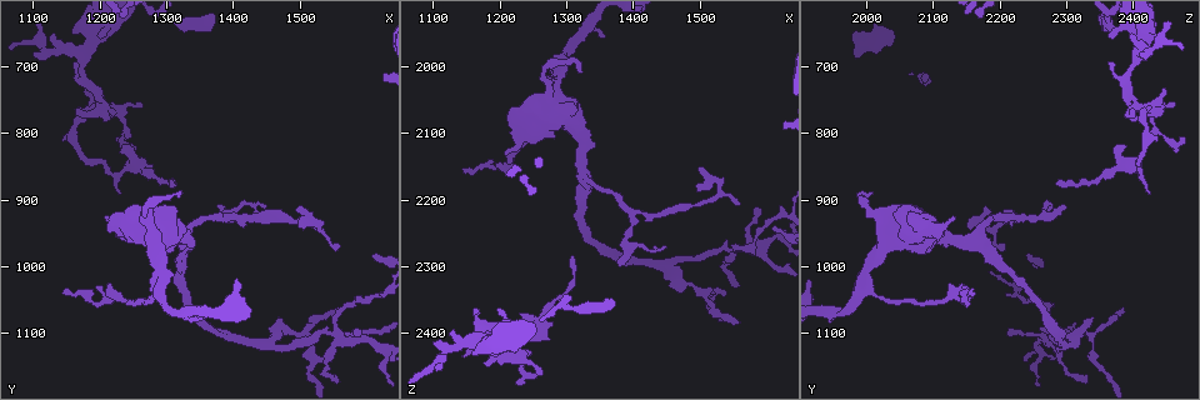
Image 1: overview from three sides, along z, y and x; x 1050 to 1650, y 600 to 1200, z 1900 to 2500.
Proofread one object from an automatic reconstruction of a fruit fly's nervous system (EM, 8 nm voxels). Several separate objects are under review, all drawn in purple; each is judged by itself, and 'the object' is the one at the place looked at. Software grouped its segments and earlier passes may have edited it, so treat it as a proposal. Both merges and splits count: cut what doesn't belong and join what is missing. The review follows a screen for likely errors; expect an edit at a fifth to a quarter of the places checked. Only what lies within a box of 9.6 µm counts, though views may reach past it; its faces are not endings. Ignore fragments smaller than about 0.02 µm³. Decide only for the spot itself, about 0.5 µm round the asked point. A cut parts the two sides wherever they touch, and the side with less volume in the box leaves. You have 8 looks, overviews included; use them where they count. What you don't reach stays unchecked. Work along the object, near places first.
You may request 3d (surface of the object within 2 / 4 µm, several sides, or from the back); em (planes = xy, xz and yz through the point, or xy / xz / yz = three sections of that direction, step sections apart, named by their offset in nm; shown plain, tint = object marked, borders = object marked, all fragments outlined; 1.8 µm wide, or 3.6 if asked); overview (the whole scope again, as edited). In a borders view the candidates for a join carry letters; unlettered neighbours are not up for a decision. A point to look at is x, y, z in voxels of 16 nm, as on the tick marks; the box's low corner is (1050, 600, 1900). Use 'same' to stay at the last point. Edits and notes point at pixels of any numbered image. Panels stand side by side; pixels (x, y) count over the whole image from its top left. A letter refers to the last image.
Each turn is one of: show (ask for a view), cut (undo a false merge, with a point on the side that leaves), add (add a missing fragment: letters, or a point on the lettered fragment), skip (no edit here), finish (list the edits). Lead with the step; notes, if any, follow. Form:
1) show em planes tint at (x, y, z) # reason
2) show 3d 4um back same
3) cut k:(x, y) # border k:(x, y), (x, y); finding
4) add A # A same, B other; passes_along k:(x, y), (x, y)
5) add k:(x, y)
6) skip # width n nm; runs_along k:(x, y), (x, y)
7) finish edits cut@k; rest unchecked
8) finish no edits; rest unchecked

show em 3.6um planes tint at (1545, 1095, 2275) # abrupt turn

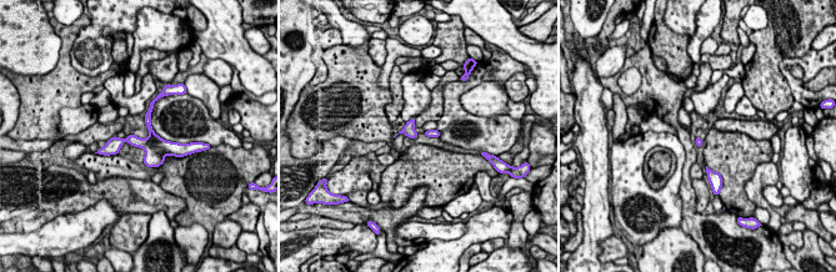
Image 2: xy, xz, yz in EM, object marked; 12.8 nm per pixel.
show em 3.6um planes borders same # see the neighbours

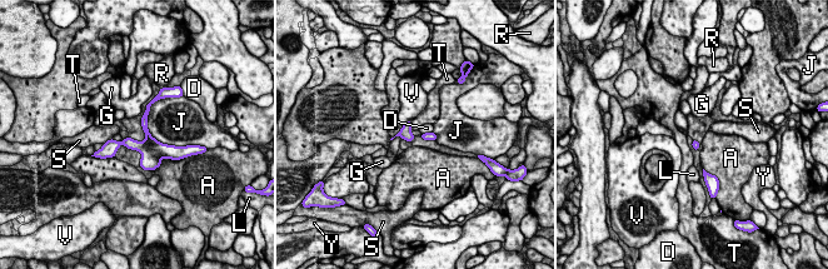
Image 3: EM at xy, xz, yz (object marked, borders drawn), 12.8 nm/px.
skip # A other, D other, G other, J other, L other, R other, S other, T other, V other, Y other; runs_along 3:(169, 150), (119, 143), (103, 153); one cell here

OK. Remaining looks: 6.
show em 3.6um planes tint at (1255, 820, 2470) # branch stops here

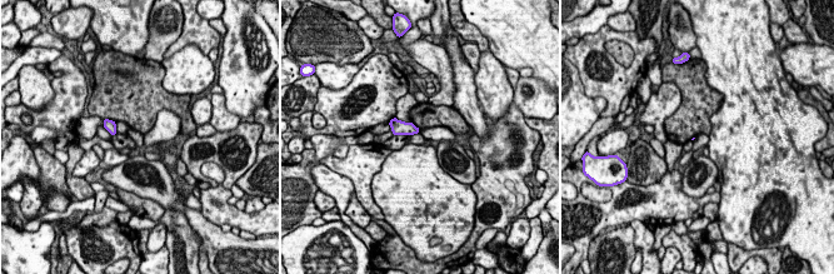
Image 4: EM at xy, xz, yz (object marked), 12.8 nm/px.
show em 3.6um planes borders same # see the neighbours

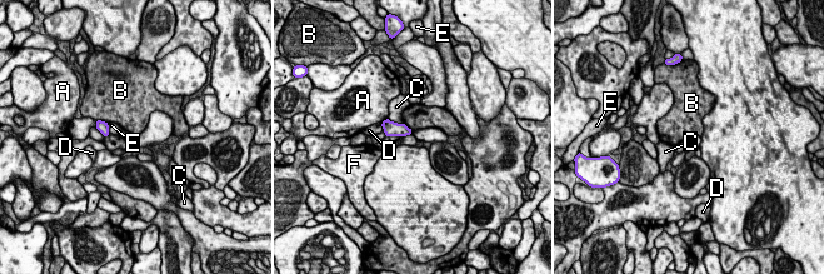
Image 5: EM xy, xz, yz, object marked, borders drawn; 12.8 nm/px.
skip # A other, B other, C other, D other, E other, F other; border 5:(96, 119), (104, 120), (108, 124); no lettered fragment goes on from it

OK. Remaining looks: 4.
show 3d 4um at (1395, 925, 2220) # branch point

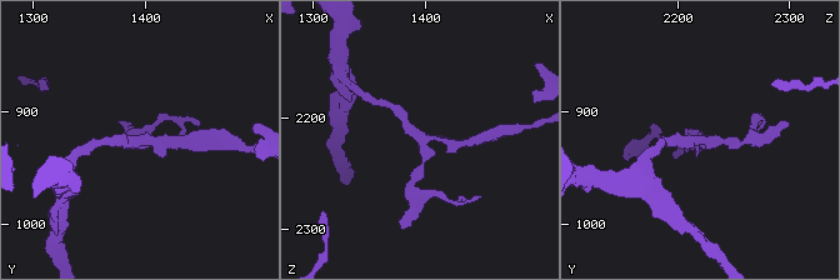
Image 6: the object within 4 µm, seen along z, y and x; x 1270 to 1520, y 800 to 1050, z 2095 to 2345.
show em xy step 8 borders at (1396, 928, 2220) # arms 3; need the tissue

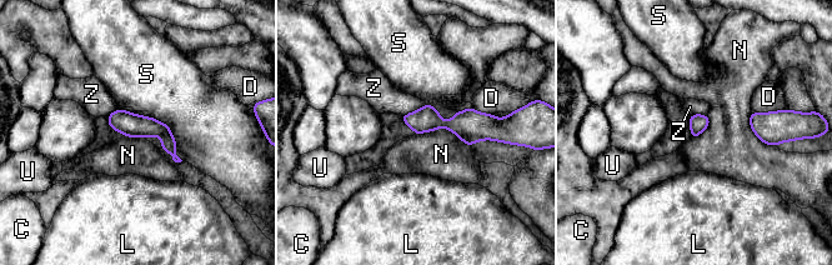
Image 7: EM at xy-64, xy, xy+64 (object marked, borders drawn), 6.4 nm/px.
skip # C other, D other, L other, N other, S other, U other, Z other; border 7:(415, 134), (446, 128), (471, 148); continuous, no second cell

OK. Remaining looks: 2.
finish no edits; rest unchecked

